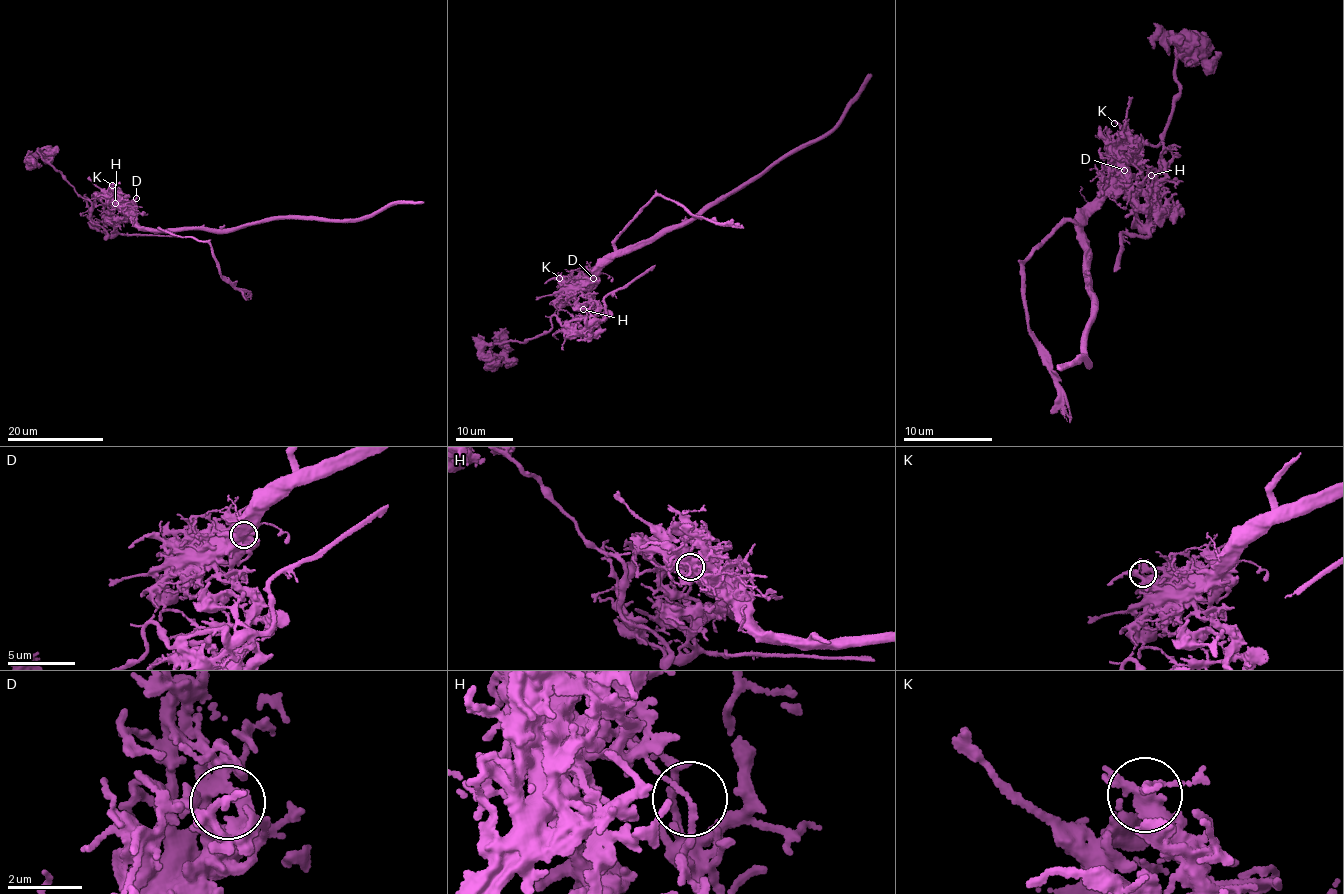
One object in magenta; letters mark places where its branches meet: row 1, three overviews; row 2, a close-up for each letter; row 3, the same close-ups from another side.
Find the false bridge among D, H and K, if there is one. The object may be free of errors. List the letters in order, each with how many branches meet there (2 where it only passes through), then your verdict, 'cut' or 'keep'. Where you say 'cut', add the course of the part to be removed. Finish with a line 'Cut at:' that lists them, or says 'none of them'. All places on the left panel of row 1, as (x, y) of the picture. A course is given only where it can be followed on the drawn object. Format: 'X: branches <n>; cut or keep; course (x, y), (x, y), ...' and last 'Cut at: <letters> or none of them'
D: branches 2; keep
H: branches 2; cut; course (114, 203), (114, 211), (109, 214), (92, 199), (83, 198), (47, 156), (39, 157), (33, 164)
K: branches 2; keep
Cut at: H

